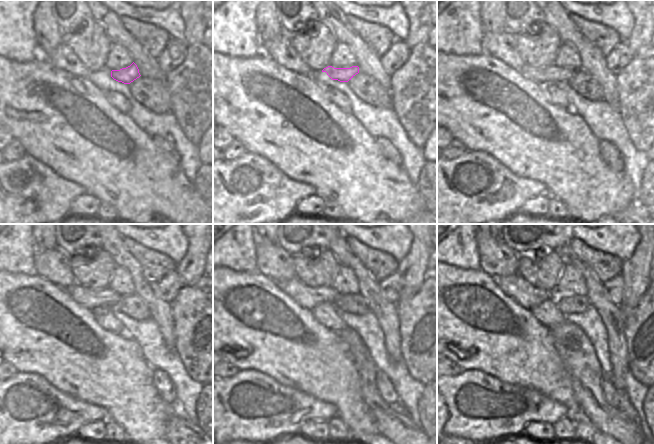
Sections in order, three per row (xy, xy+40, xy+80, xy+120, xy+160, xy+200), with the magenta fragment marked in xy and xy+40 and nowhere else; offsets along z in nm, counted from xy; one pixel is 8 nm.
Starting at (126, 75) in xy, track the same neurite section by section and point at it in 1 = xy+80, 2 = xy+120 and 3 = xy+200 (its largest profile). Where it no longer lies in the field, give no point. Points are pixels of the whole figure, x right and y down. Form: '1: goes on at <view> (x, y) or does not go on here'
1: goes on at xy+80 (550, 75)
2: goes on at xy+120 (89, 299)
3: goes on at xy+200 (515, 287)

